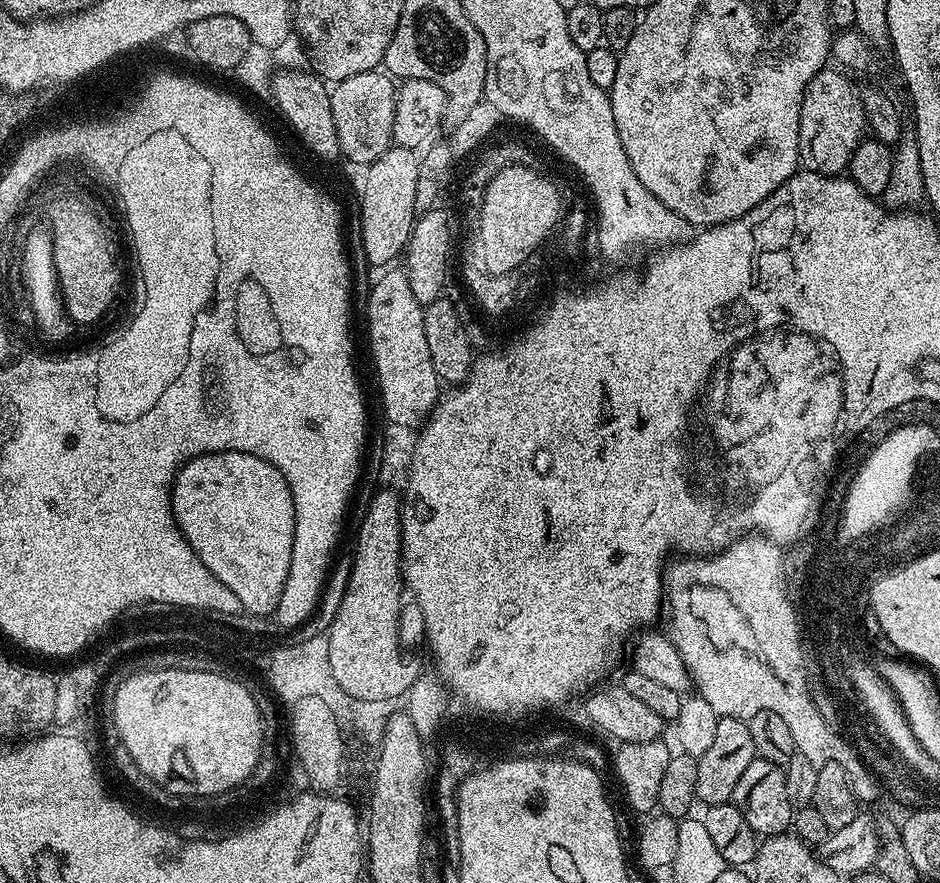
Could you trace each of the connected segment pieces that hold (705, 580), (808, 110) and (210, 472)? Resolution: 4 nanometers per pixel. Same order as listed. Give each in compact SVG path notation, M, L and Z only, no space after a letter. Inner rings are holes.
M741 539L724 549L709 555L707 558L680 558L676 565L669 567L666 572L666 608L672 611L672 617L668 620L667 635L678 654L682 656L682 662L686 662L686 670L692 675L695 691L710 706L714 706L717 716L733 716L739 720L749 720L758 710L774 710L785 720L790 734L794 734L794 746L797 753L805 755L810 762L817 766L828 762L836 762L842 766L842 770L852 782L858 780L867 781L870 773L864 763L856 755L855 747L843 735L839 736L837 729L820 719L817 707L813 707L813 701L809 692L804 692L804 672L800 672L800 652L796 652L796 624L792 624L792 608L788 608L788 600L784 600L784 592L780 592L780 564L776 564L776 552L768 548L768 544L744 544Z
M826 66L808 83L802 98L802 114L798 126L800 163L809 172L838 176L847 169L854 150L866 136L866 115L861 93L836 66Z
M208 452L205 456L195 456L190 462L181 466L180 471L176 473L176 479L172 481L172 513L181 534L196 551L198 558L202 558L202 562L206 562L206 570L210 570L210 574L214 574L214 578L218 578L218 582L222 582L222 586L230 589L236 595L237 605L253 617L266 618L275 613L278 602L282 598L282 590L286 586L286 578L290 574L290 554L294 550L294 522L296 519L294 518L292 495L287 491L286 478L277 468L270 468L262 458L245 452Z

